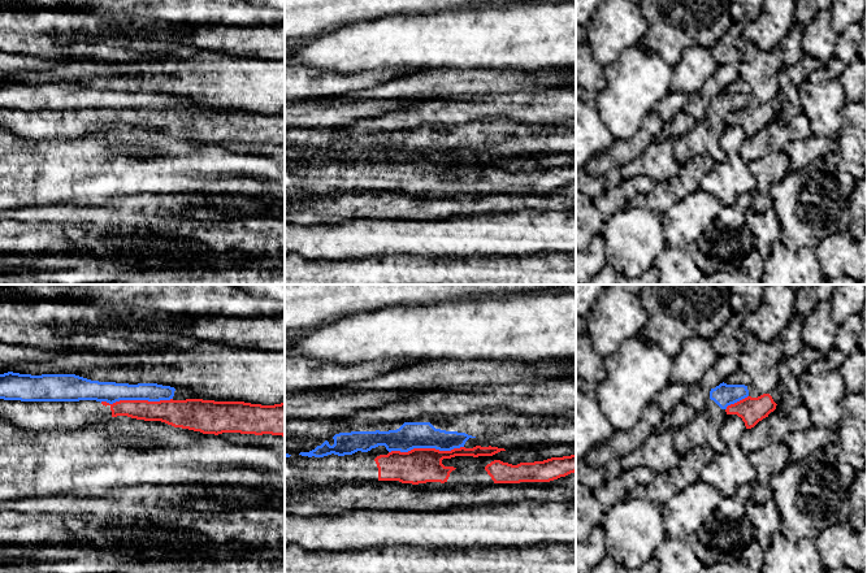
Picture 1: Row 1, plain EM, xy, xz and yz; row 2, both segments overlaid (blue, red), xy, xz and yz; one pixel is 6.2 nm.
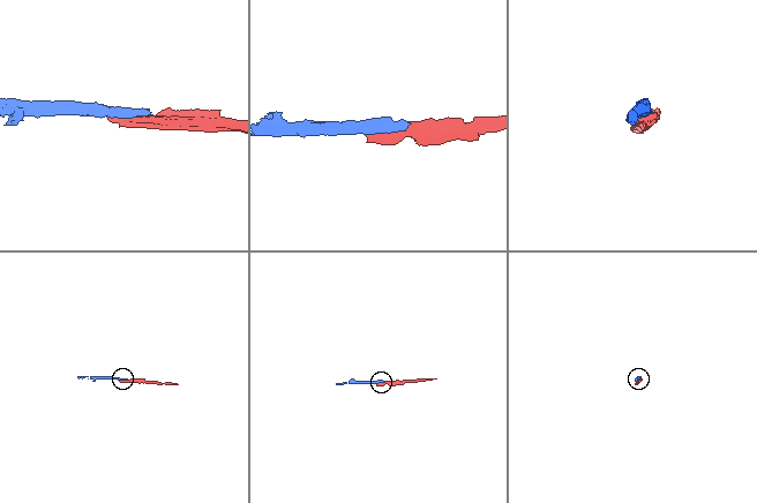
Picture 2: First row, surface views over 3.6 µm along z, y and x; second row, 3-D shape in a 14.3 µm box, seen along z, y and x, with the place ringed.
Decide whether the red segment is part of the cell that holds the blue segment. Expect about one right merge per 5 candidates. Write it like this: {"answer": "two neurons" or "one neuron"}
{"answer": "two neurons"}

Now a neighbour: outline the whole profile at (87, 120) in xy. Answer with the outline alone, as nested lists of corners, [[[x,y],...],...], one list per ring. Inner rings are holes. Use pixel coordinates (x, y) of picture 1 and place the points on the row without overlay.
[[[0,108],[0,129],[29,139],[77,138],[112,126],[110,117],[96,109],[21,110]]]

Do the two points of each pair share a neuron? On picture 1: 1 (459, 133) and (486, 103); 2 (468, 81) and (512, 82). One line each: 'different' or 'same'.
1: different
2: same

